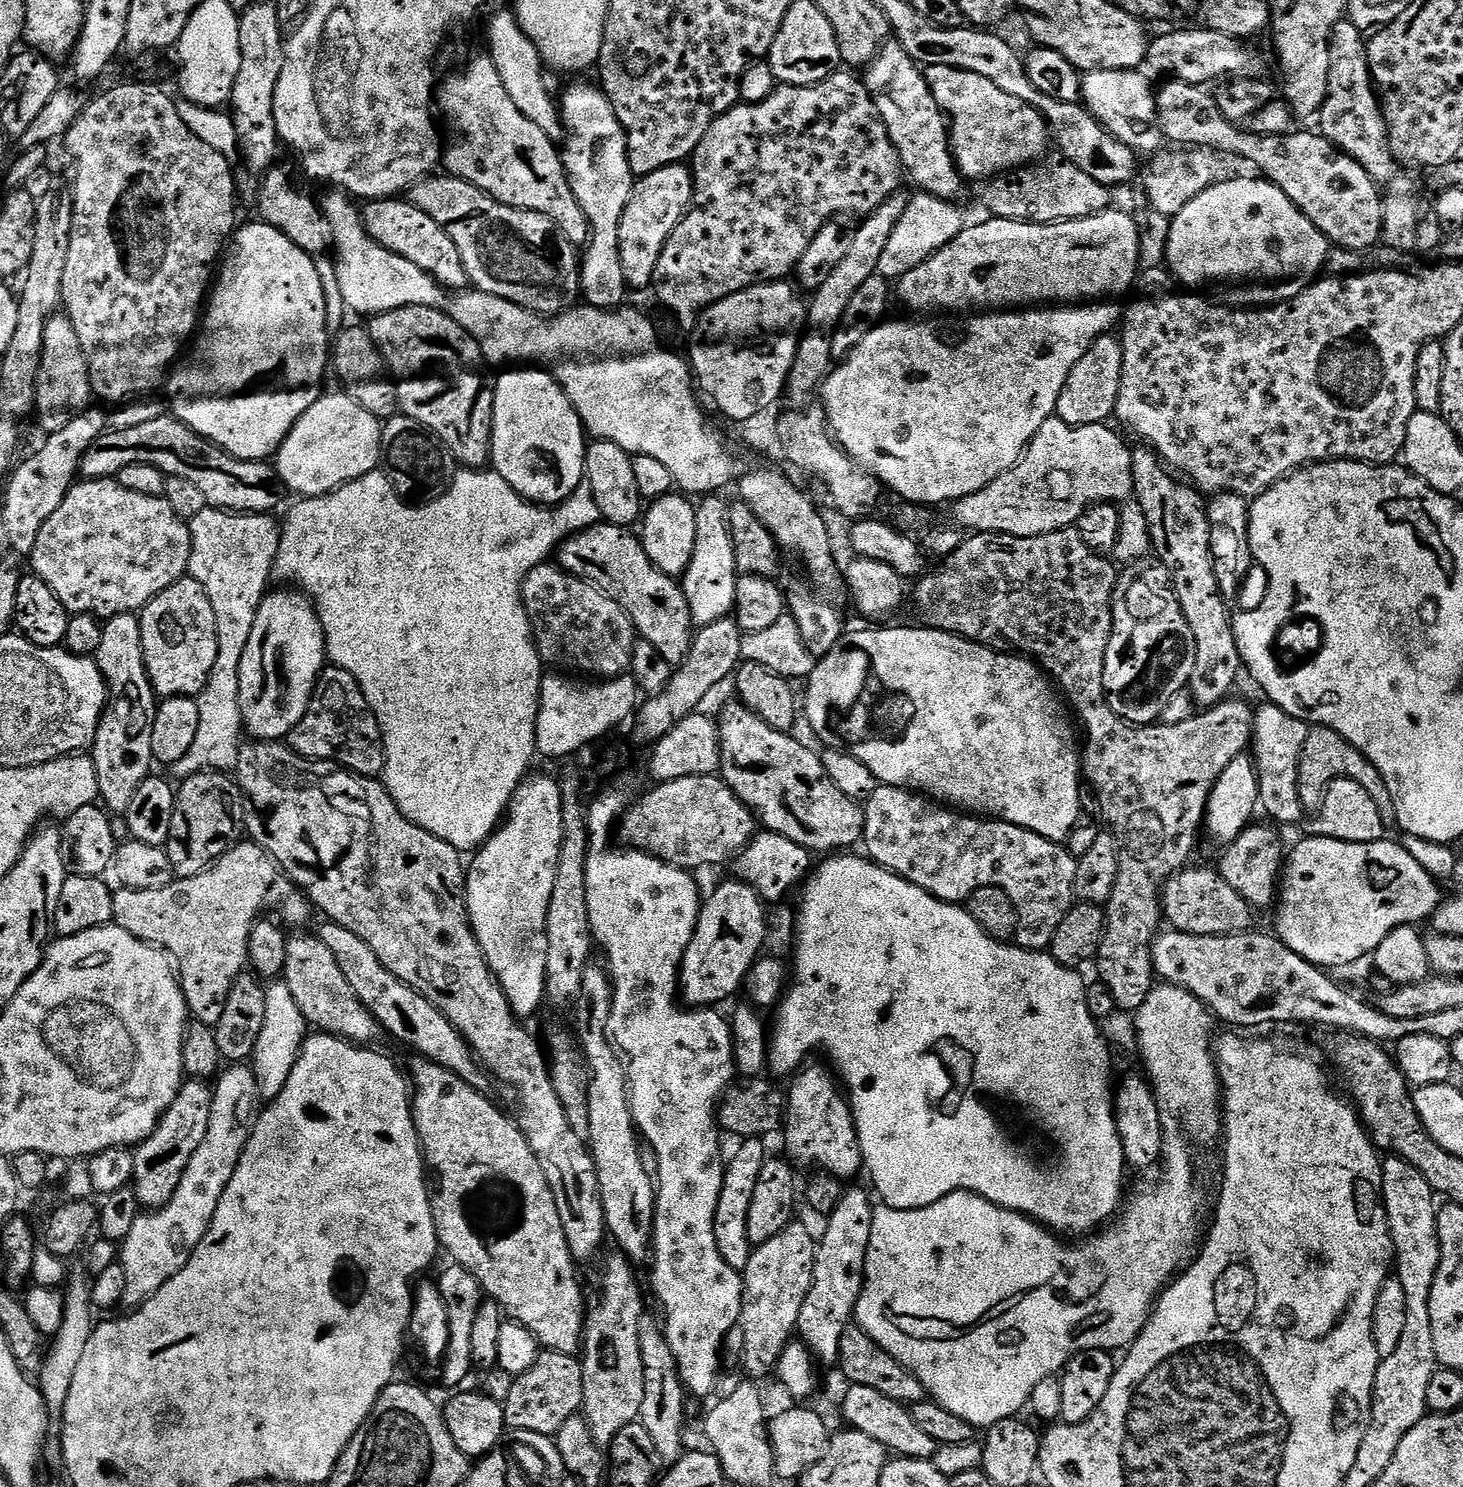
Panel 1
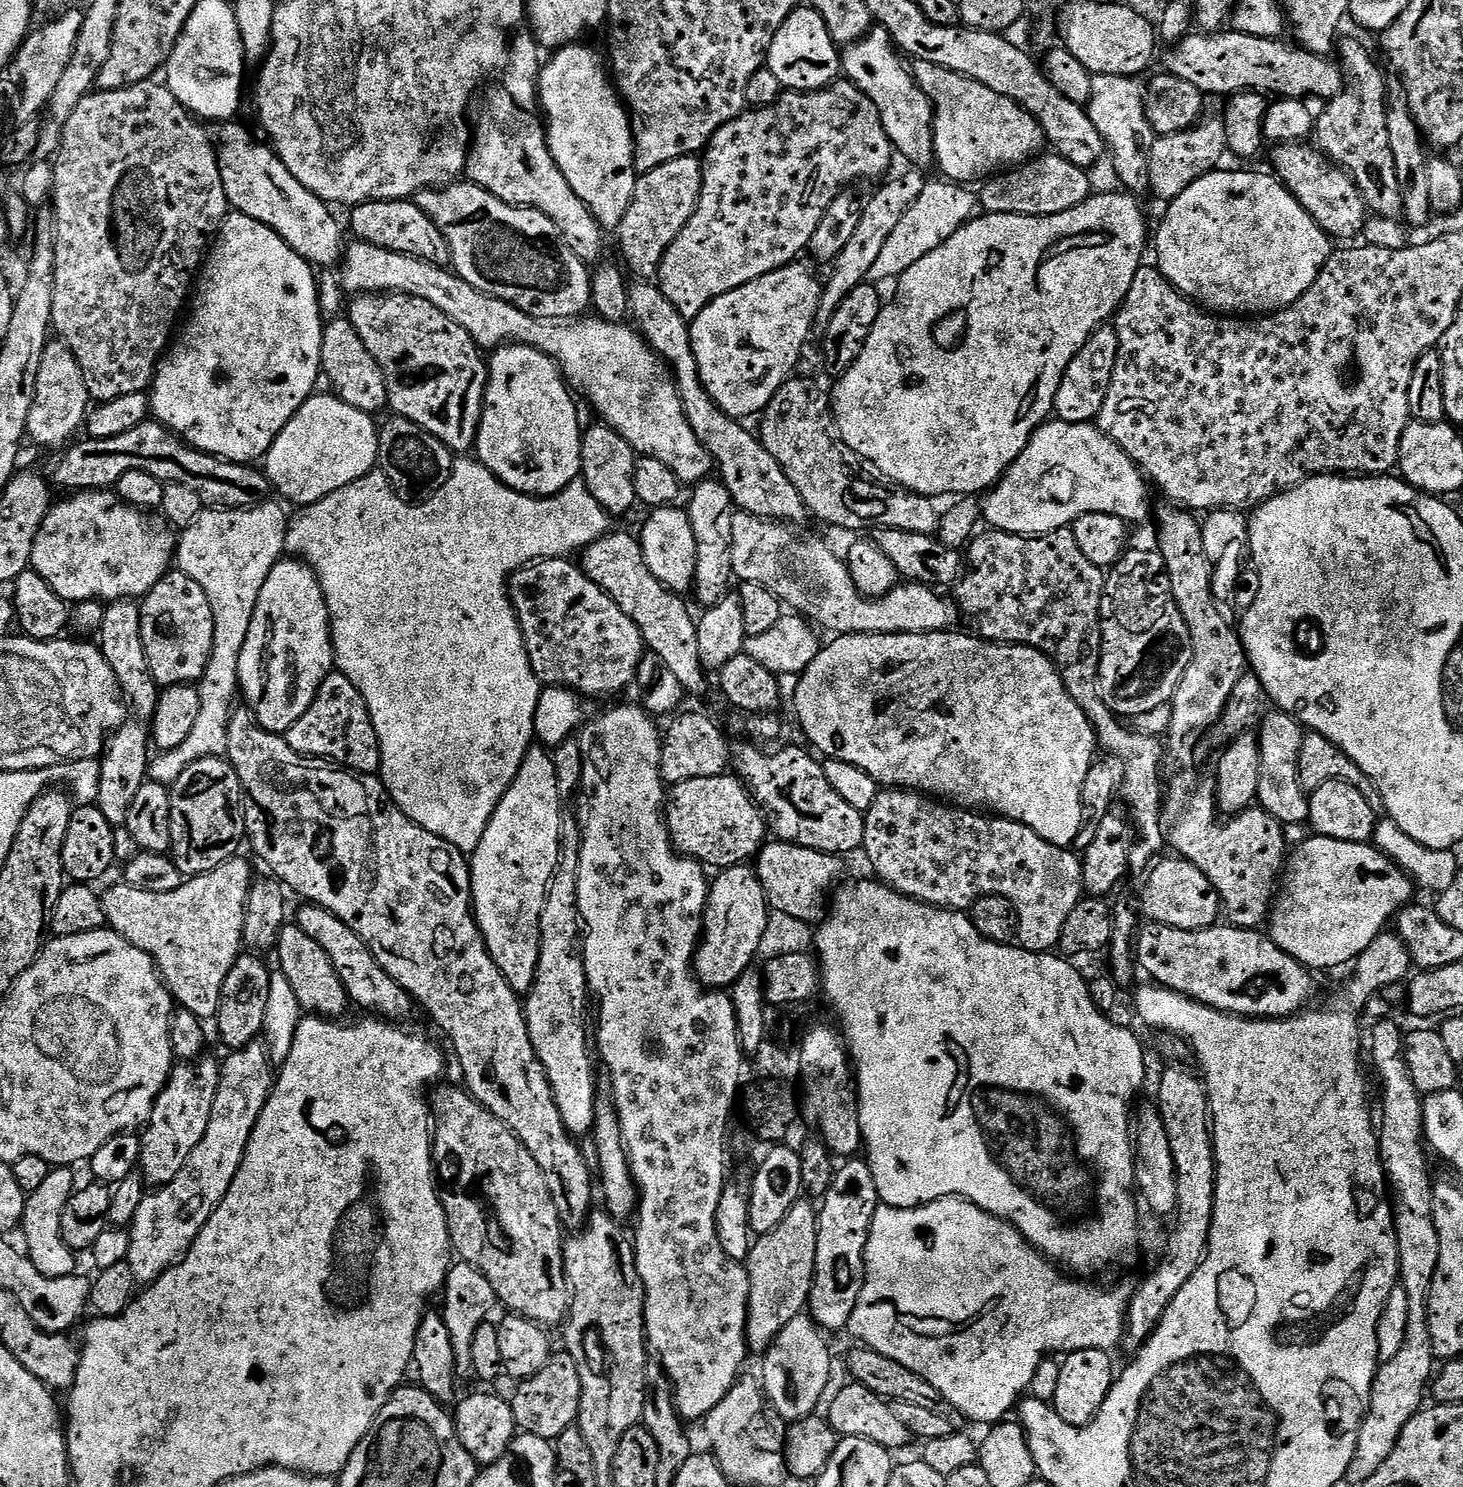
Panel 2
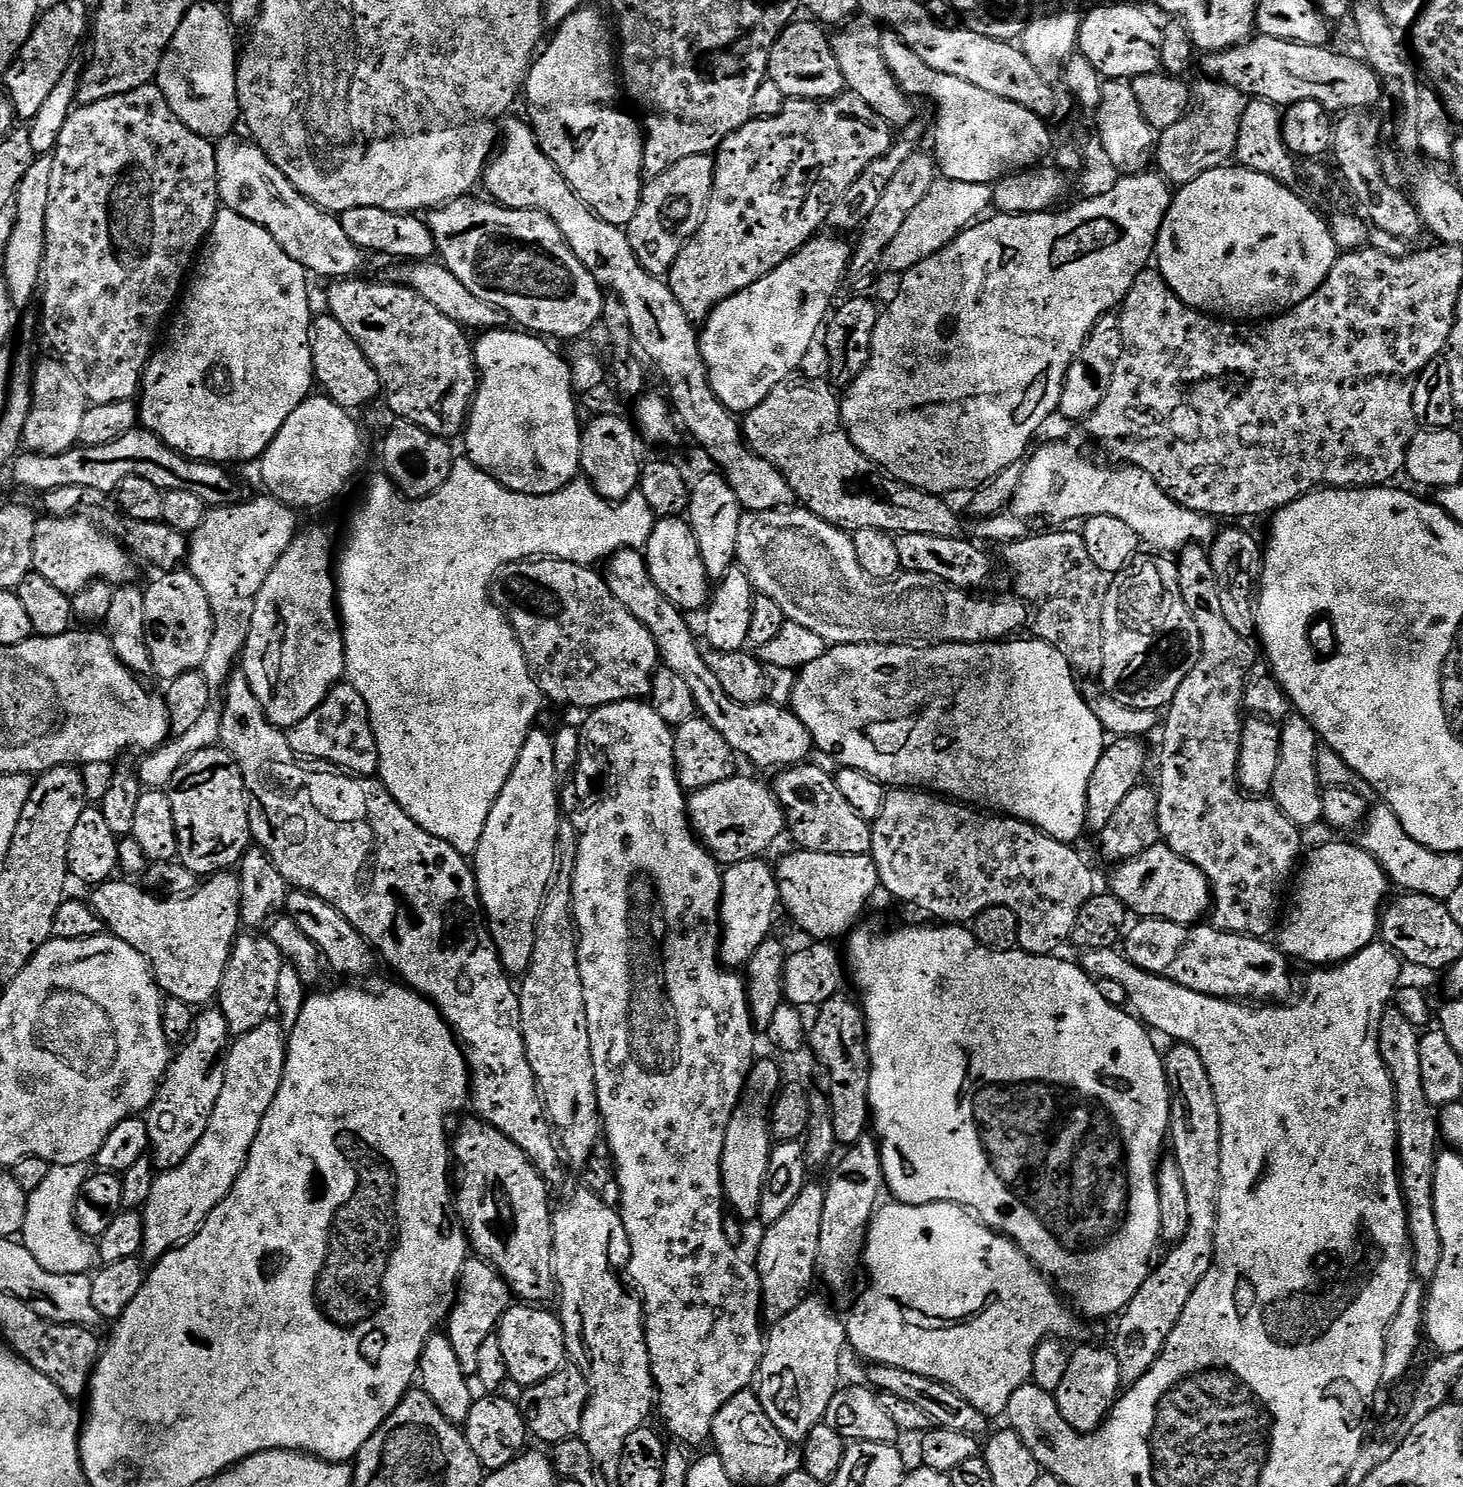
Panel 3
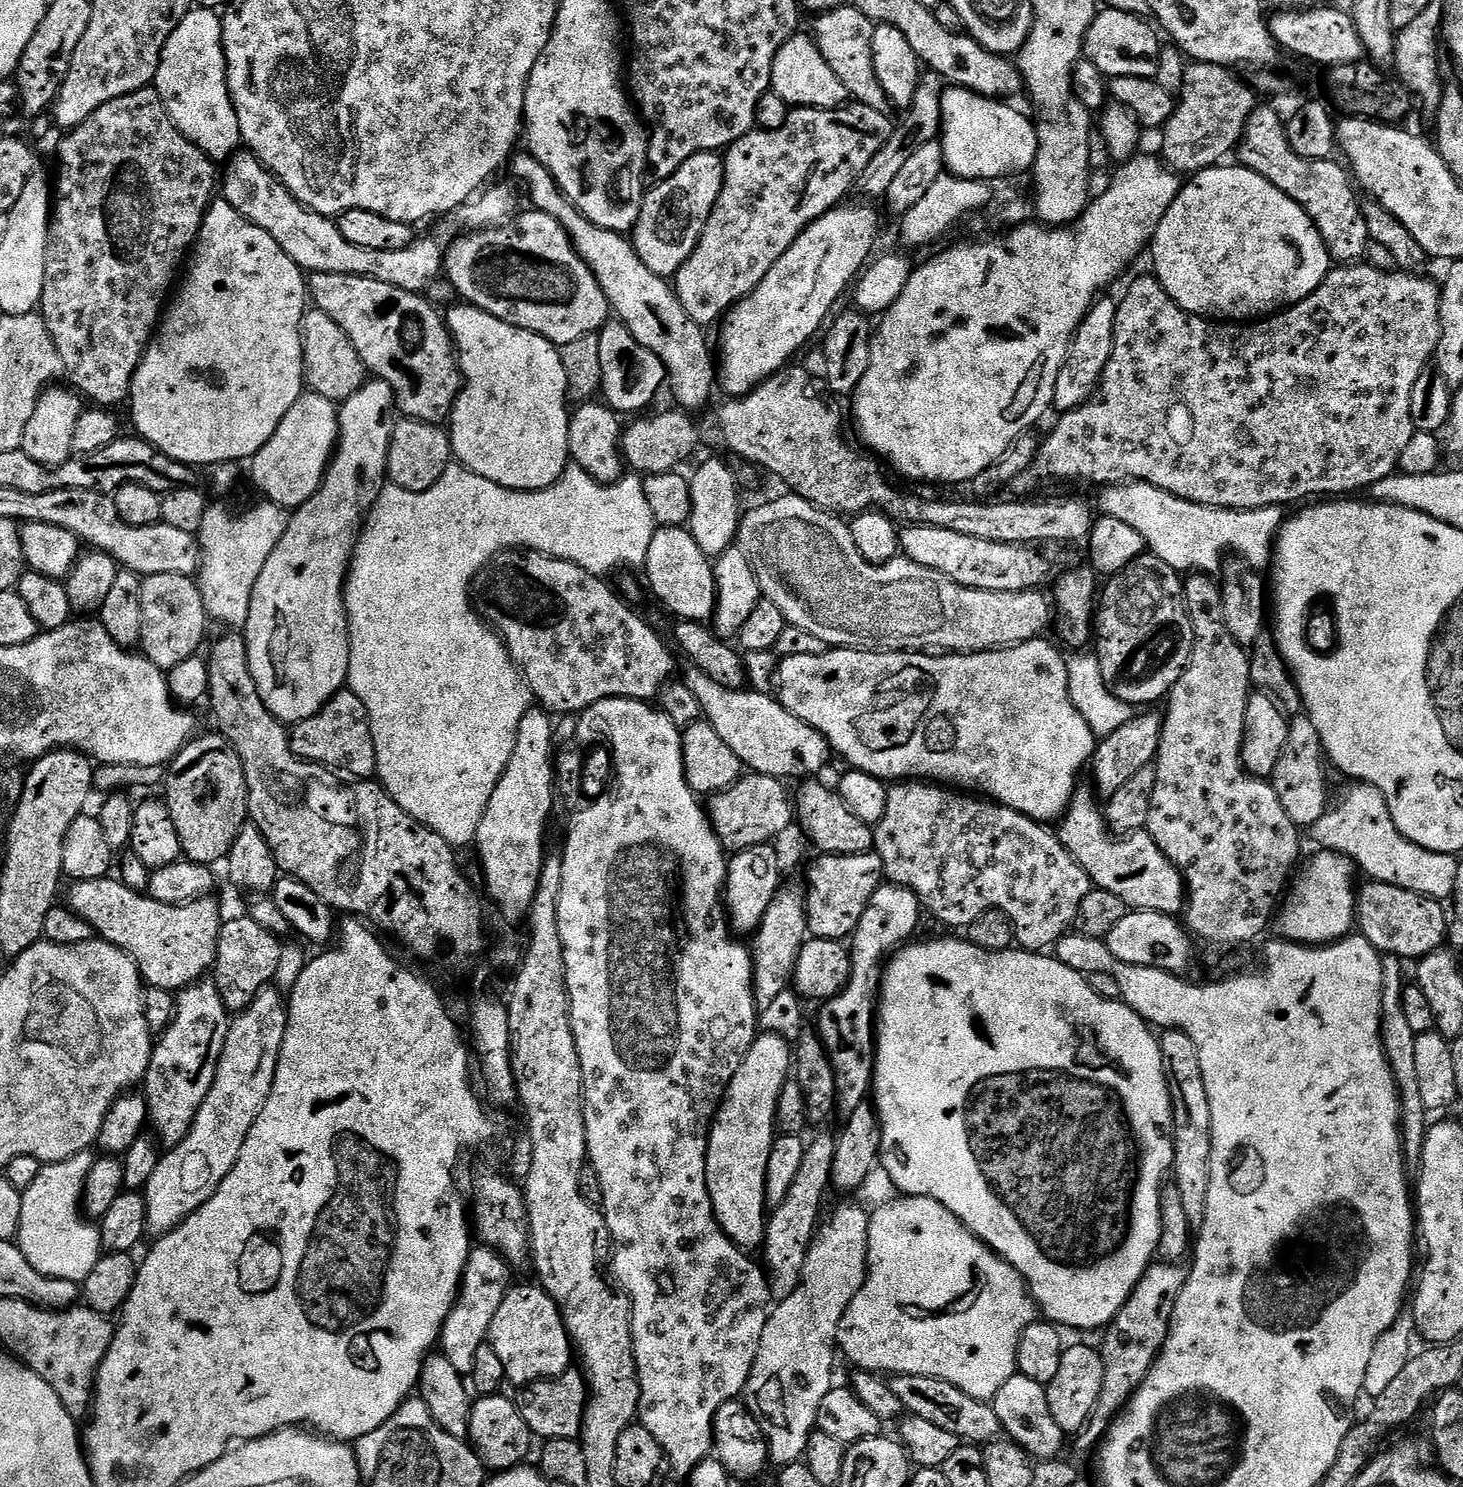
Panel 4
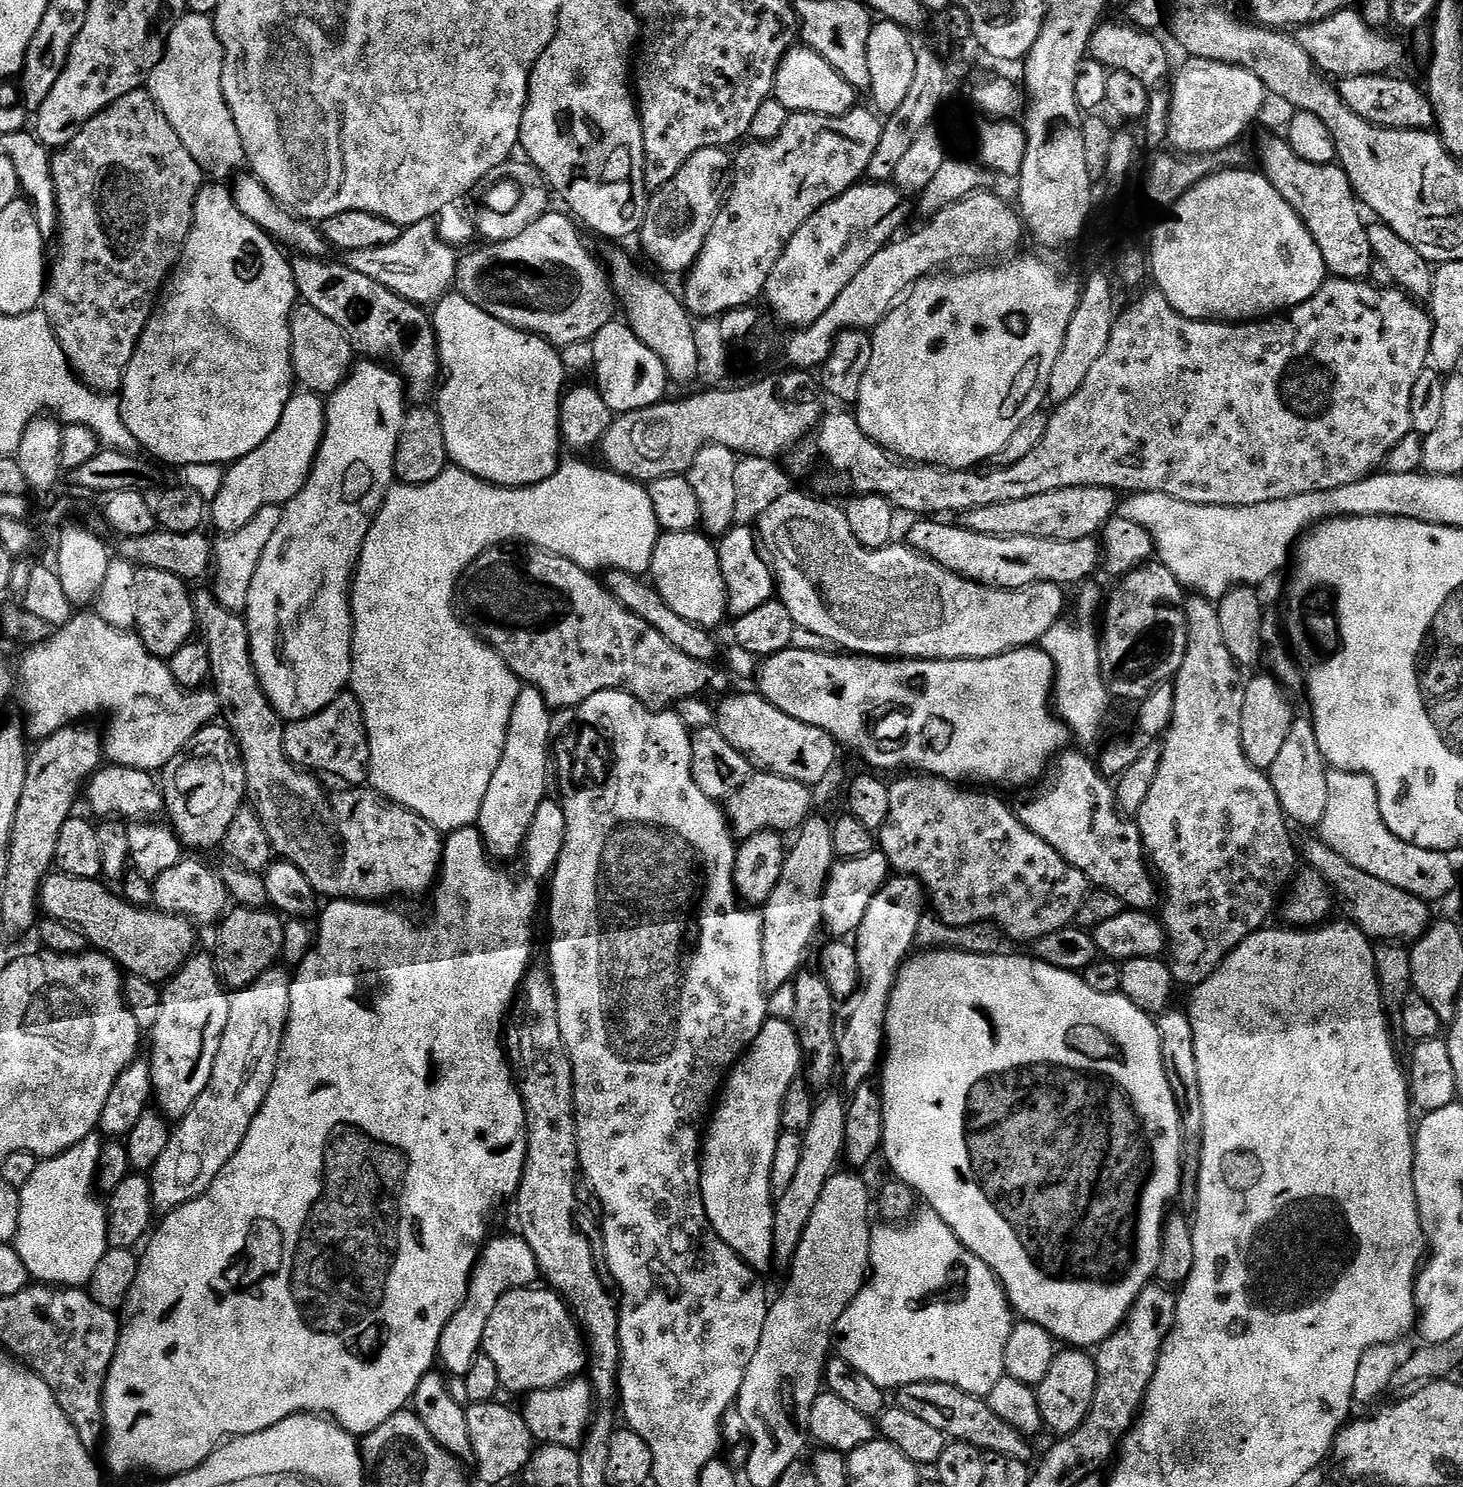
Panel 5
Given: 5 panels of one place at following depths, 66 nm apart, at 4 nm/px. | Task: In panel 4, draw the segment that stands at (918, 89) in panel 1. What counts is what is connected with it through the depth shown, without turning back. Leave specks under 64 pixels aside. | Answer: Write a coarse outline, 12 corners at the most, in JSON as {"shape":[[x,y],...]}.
{"shape":[[845,6],[815,17],[822,58],[855,103],[884,112],[874,22]]}

